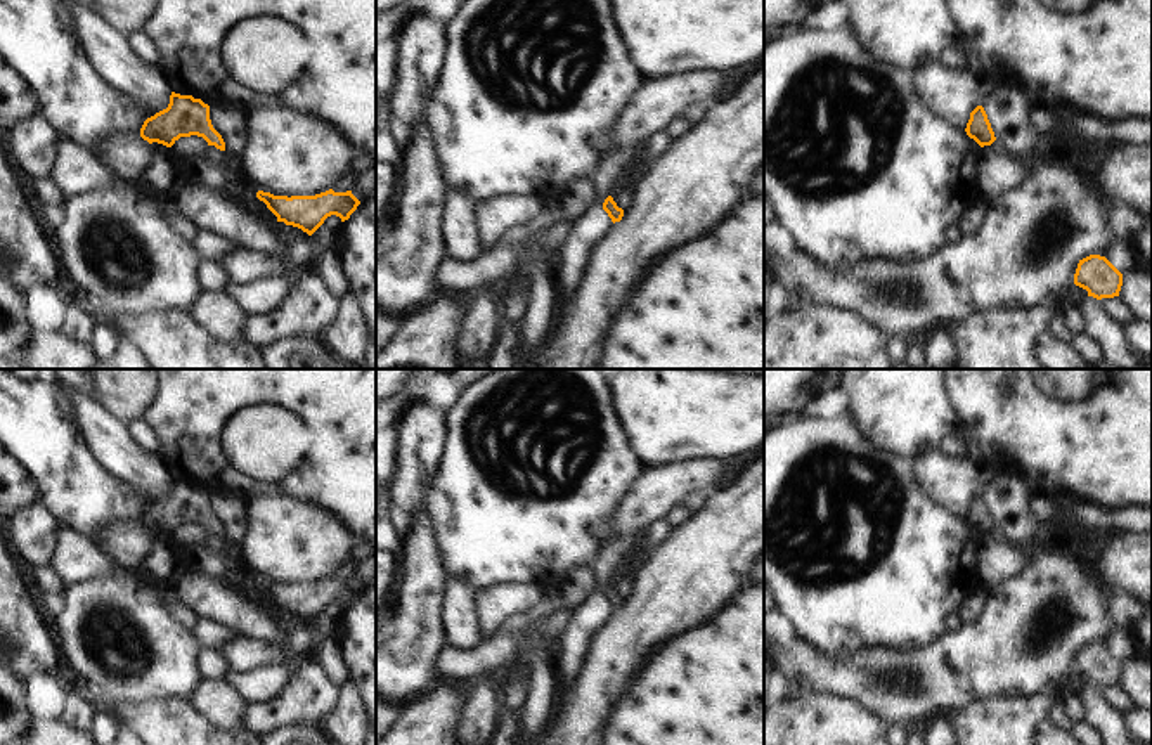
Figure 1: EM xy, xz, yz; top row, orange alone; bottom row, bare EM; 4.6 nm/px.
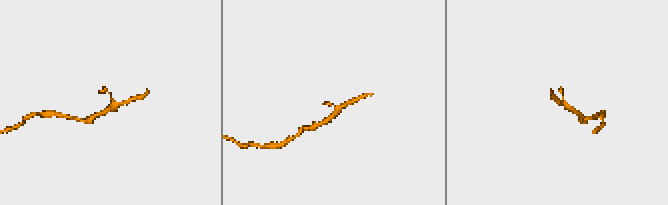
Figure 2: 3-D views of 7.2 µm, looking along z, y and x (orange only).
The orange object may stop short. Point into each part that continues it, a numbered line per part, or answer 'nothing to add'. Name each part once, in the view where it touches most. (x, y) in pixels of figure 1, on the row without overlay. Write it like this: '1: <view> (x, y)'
nothing to add

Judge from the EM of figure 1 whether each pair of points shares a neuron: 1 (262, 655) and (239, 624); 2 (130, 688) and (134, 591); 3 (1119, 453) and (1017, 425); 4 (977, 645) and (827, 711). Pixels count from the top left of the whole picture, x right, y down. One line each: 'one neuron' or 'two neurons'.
1: two neurons
2: one neuron
3: one neuron
4: two neurons

